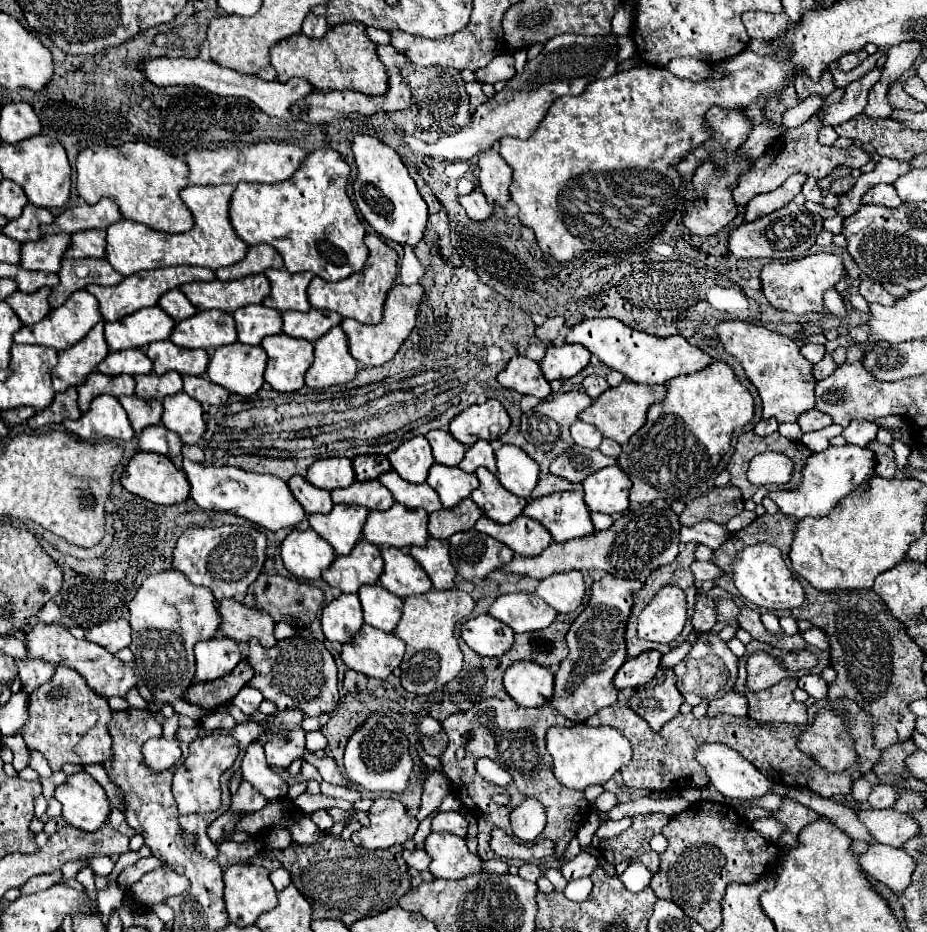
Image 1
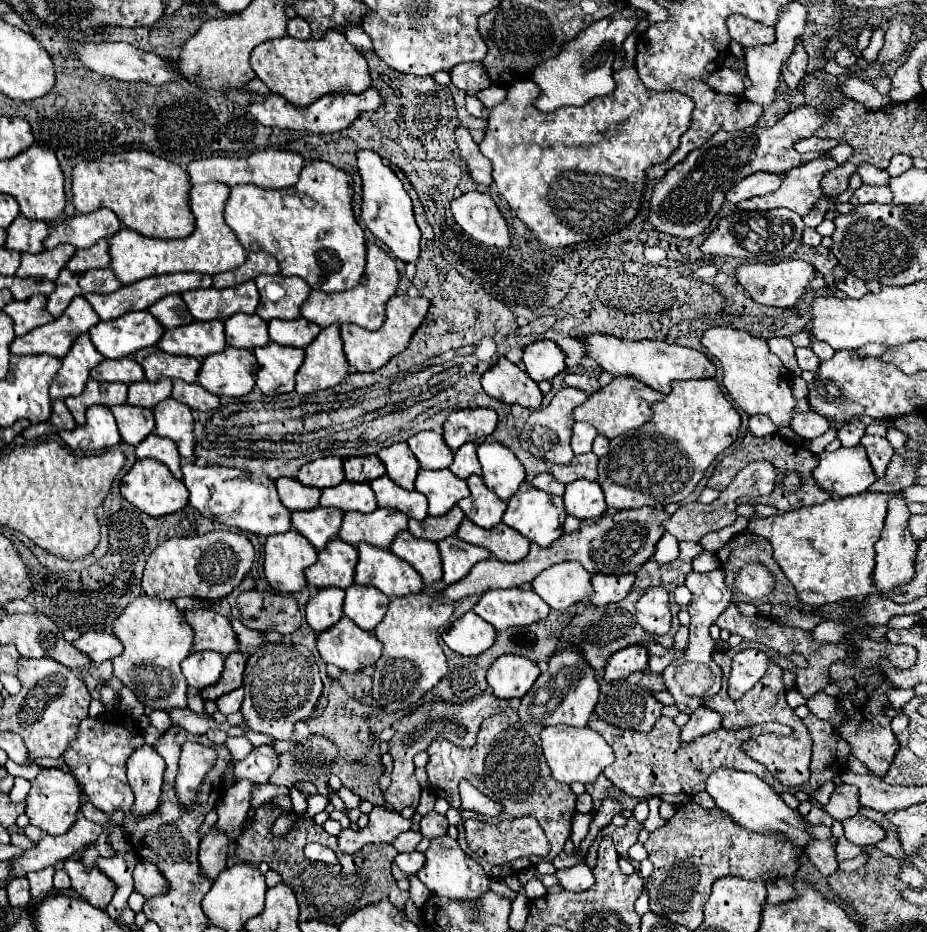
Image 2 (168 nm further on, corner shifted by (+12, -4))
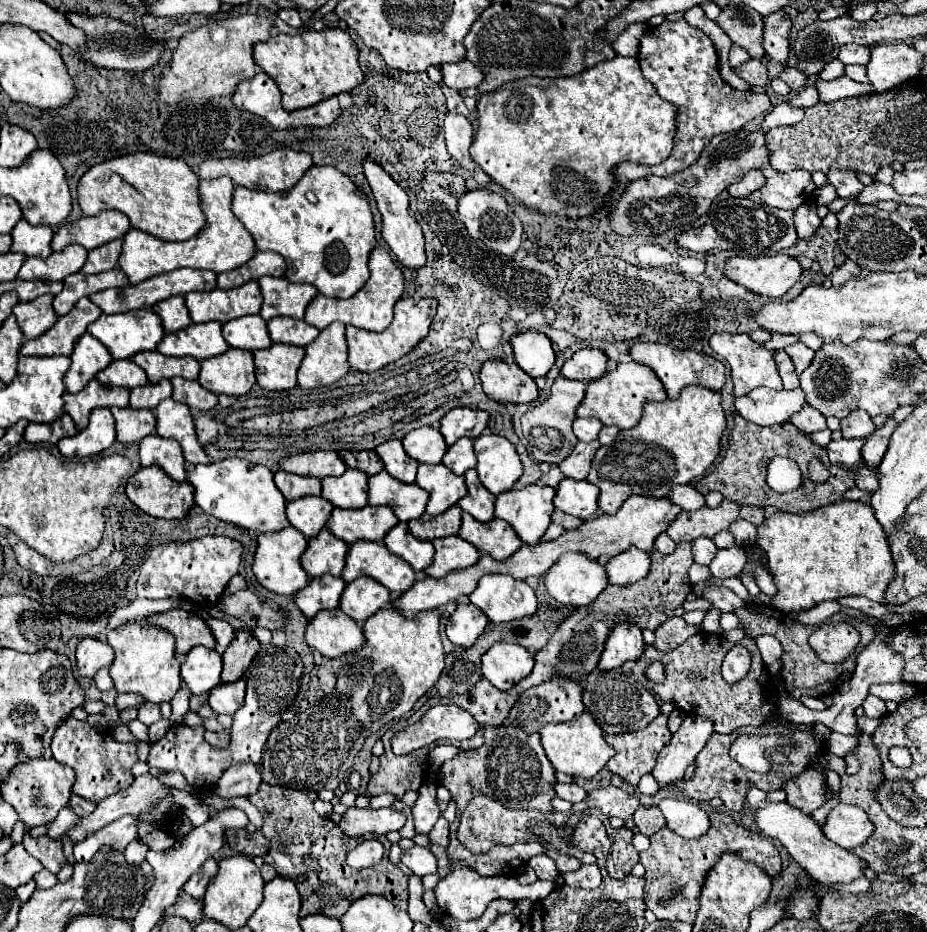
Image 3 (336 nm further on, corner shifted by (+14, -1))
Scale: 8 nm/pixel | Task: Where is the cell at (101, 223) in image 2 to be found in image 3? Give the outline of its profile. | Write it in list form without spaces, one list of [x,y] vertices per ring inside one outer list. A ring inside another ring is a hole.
[[[102,210],[96,216],[82,216],[76,222],[62,224],[52,238],[52,250],[60,252],[68,244],[80,244],[86,250],[98,248],[110,240],[122,238],[130,230],[130,220],[118,210]]]

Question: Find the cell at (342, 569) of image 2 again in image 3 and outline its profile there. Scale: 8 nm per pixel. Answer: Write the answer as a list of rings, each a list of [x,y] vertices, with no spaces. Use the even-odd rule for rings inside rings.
[[[324,528],[316,538],[308,540],[308,548],[300,562],[310,578],[320,578],[324,574],[342,576],[346,554],[348,544]]]

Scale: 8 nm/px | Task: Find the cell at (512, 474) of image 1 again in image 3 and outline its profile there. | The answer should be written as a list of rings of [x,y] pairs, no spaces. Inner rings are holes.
[[[484,432],[474,440],[474,452],[478,458],[478,478],[496,496],[508,492],[522,476],[516,448],[504,436]]]

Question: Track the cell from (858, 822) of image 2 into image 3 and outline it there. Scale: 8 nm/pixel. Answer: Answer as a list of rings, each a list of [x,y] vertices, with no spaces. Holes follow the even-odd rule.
[[[840,802],[828,814],[826,824],[822,826],[822,832],[834,844],[846,850],[852,850],[856,846],[862,846],[872,836],[874,824],[870,824],[870,818],[868,814],[864,814],[862,808]]]

